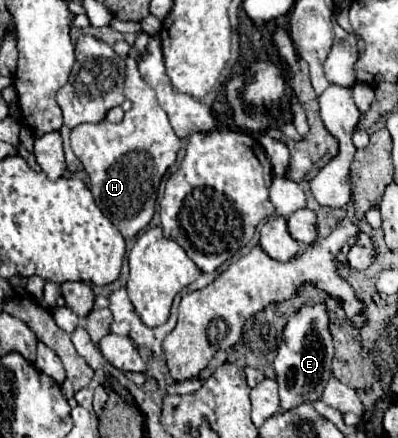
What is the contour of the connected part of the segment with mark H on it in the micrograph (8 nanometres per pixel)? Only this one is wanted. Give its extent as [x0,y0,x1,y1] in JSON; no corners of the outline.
[70,42,180,240]

